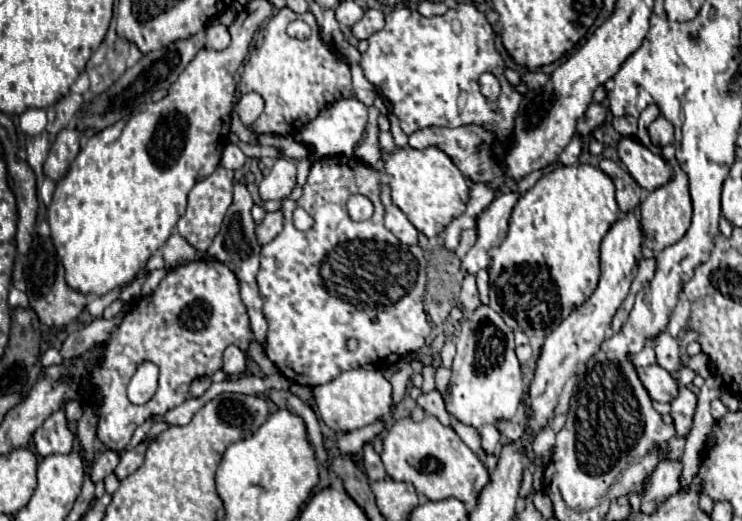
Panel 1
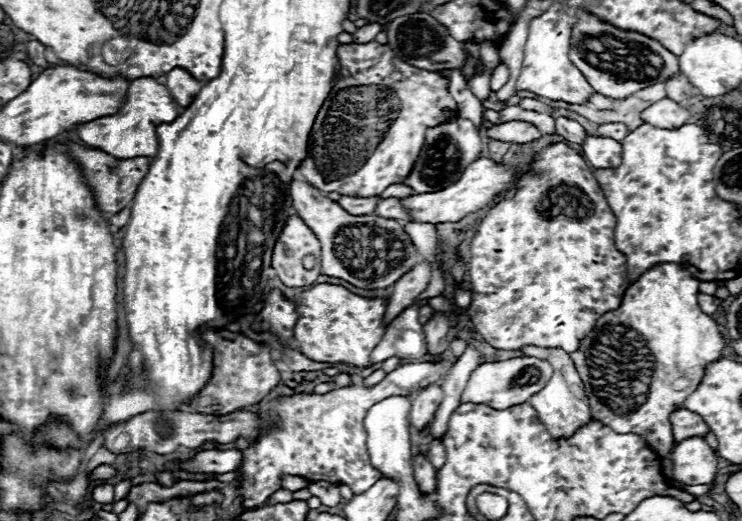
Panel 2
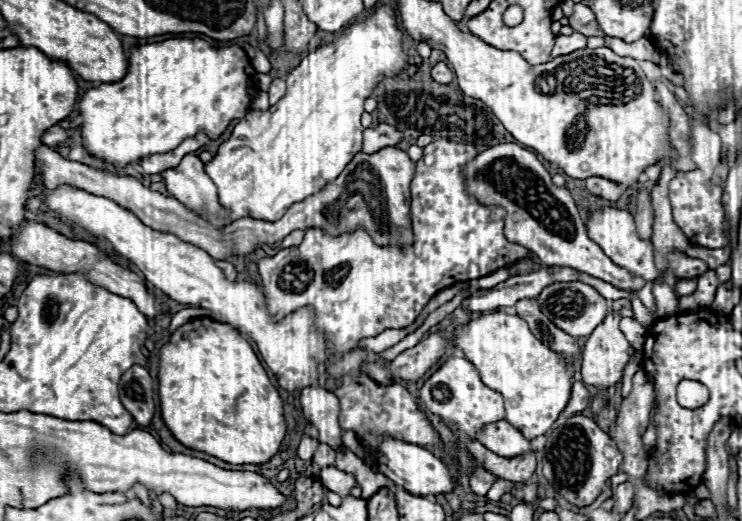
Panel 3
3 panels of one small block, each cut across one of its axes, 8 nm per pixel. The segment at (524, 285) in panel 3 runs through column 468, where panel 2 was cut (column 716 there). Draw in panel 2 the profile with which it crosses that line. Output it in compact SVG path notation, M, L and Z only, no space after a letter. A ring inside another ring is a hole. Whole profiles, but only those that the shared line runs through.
M698 294L698 306L702 308L704 314L714 314L718 308L720 308L722 300L716 298L716 296L710 296L710 294Z

